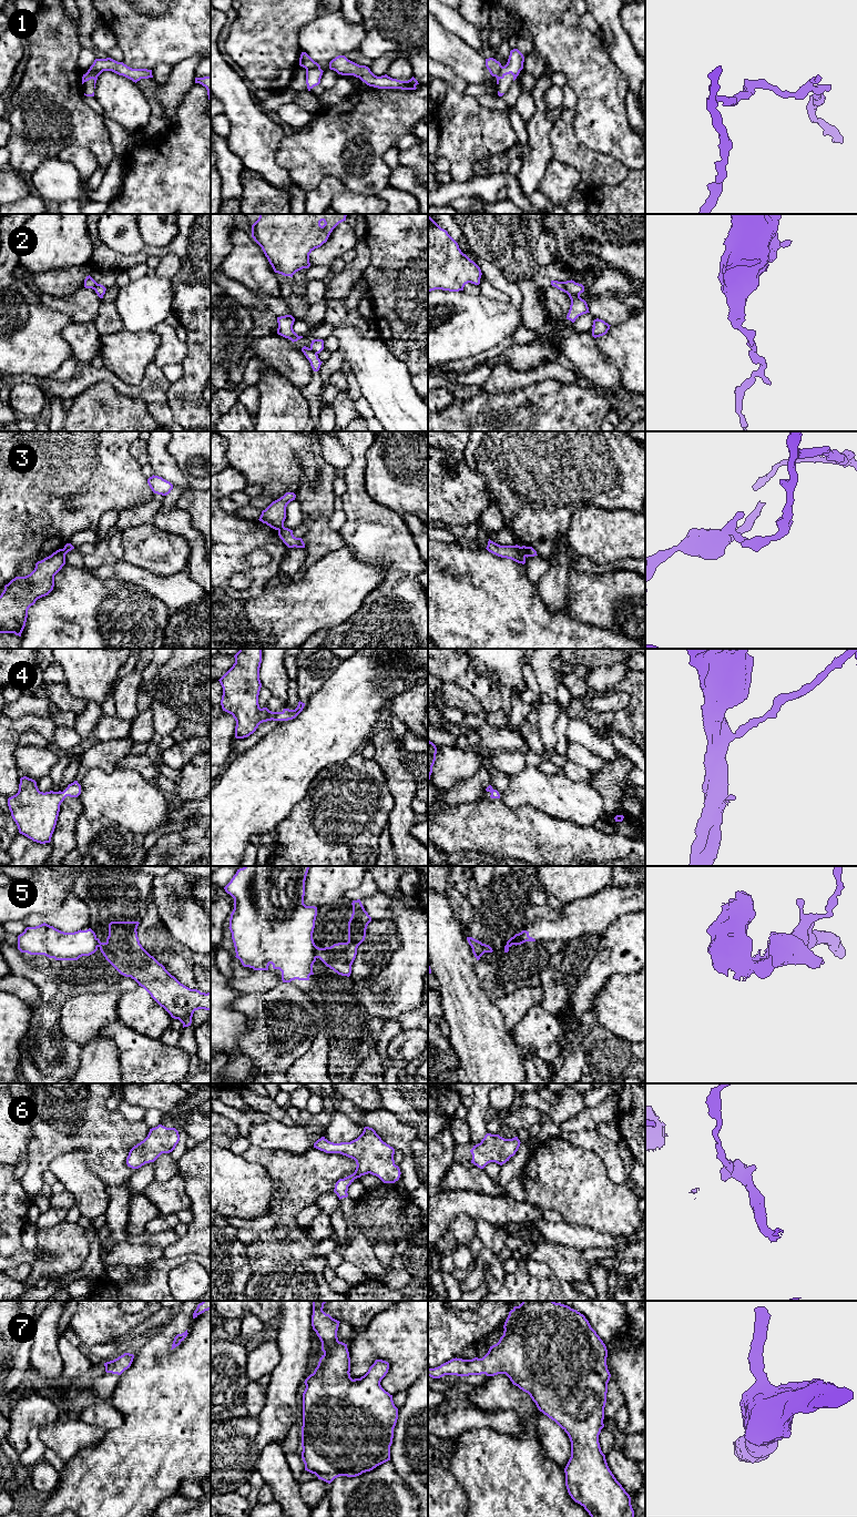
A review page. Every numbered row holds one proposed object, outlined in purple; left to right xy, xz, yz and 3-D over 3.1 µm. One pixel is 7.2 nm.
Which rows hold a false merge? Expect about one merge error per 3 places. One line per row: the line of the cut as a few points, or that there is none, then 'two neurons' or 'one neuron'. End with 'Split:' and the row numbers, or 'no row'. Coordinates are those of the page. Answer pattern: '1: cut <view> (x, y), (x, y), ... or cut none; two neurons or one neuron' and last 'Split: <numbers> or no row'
1: cut xy (101, 71), (89, 71), (87, 73); two neurons
2: cut yz (562, 282), (568, 291), (579, 295); two neurons
3: cut yz (519, 547), (526, 556); two neurons
4: cut none; one neuron
5: cut yz (519, 934), (519, 937), (504, 948); two neurons
6: cut none; one neuron
7: cut none; one neuron
Split: 1, 2, 3, 5

